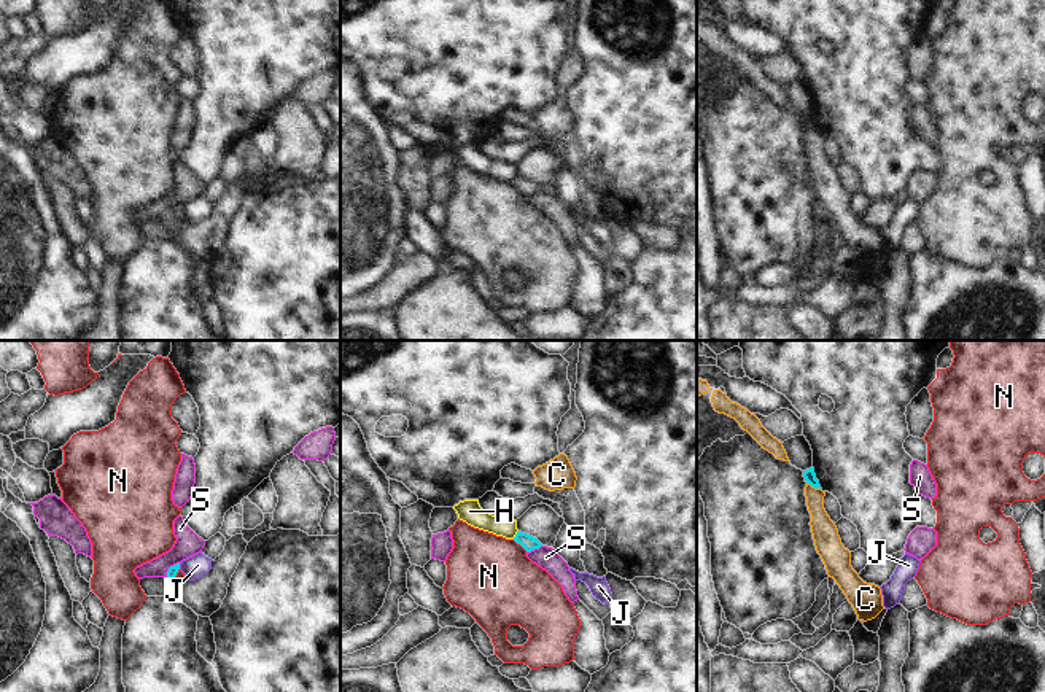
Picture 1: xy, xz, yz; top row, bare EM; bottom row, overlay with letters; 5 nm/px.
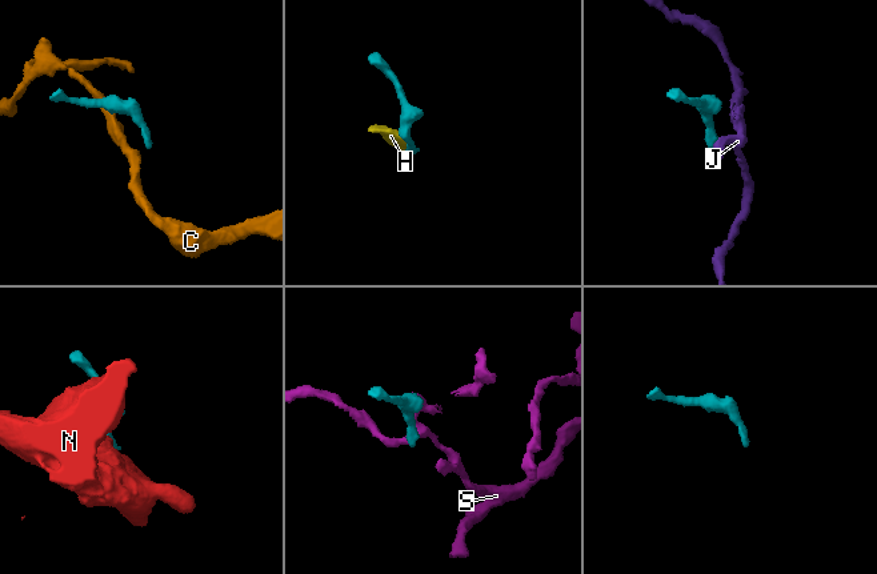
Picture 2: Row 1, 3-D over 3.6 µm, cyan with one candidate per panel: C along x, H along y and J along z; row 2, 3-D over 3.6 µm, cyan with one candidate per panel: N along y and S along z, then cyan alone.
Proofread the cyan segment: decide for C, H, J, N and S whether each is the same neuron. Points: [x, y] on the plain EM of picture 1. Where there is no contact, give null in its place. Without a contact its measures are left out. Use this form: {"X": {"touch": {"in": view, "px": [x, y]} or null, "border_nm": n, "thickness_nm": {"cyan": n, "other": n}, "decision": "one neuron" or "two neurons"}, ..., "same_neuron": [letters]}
{"C": {"touch": {"in": "yz", "px": [813, 129]}, "border_nm": 110, "thickness_nm": {"cyan": 60, "other": 130}, "decision": "two neurons"}, "H": {"touch": {"in": "xz", "px": [516, 178]}, "border_nm": 50, "thickness_nm": {"cyan": 80, "other": 110}, "decision": "two neurons"}, "J": {"touch": {"in": "xy", "px": [178, 210]}, "border_nm": 30, "thickness_nm": {"cyan": 50, "other": 120}, "decision": "two neurons"}, "N": {"touch": {"in": "xz", "px": [520, 188]}, "border_nm": 100, "thickness_nm": {"cyan": 80, "other": 420}, "decision": "two neurons"}, "S": {"touch": {"in": "xz", "px": [533, 193]}, "border_nm": 90, "thickness_nm": {"cyan": 80, "other": 110}, "decision": "two neurons"}, "same_neuron": []}

